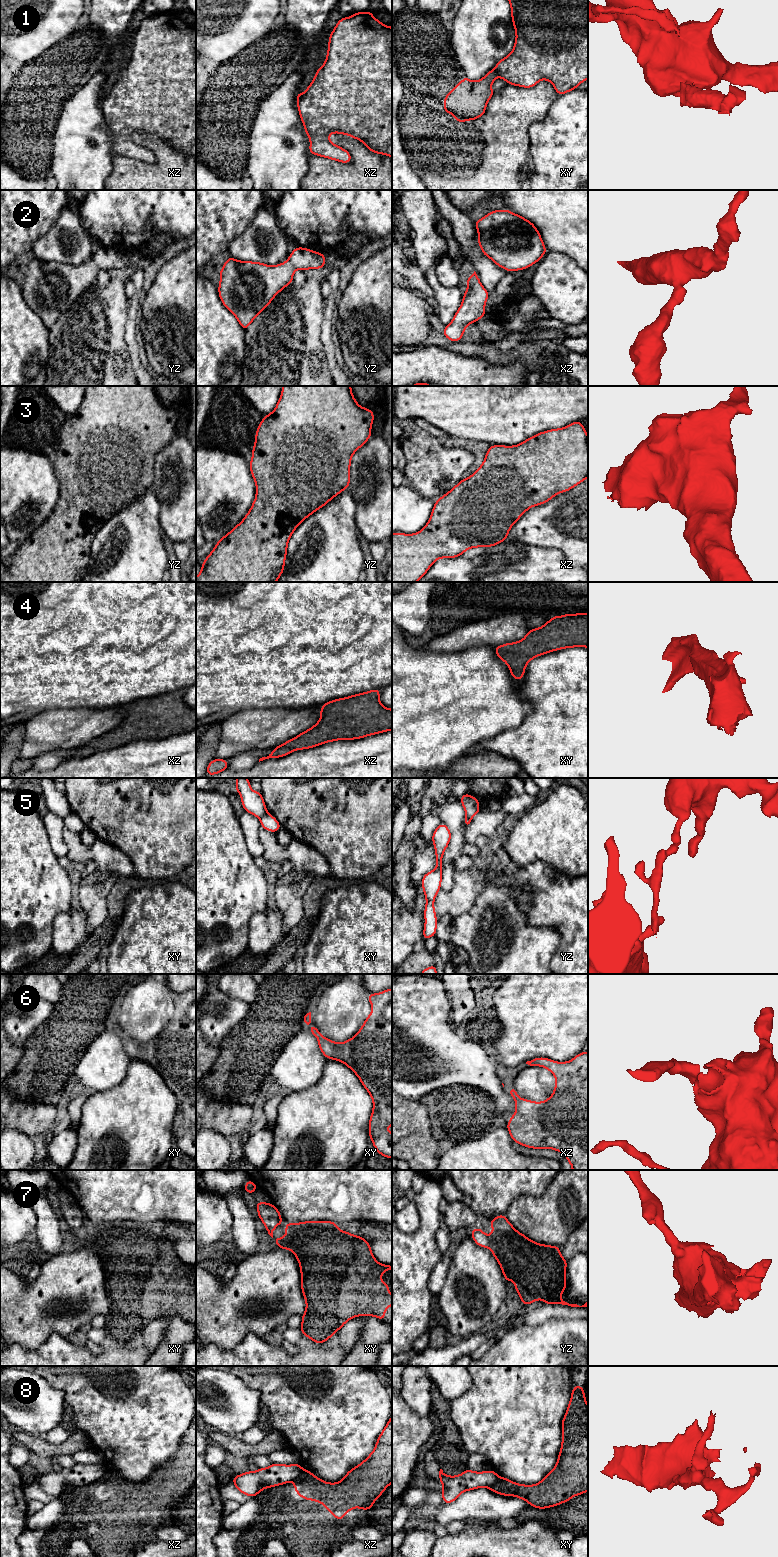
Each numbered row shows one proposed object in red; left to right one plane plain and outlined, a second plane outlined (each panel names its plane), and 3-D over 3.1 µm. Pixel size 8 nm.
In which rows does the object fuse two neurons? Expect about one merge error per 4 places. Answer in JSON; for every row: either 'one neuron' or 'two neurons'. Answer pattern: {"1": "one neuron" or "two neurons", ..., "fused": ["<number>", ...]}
{"1": "two neurons", "2": "one neuron", "3": "one neuron", "4": "one neuron", "5": "two neurons", "6": "one neuron", "7": "two neurons", "8": "two neurons", "fused": ["1", "5", "7", "8"]}

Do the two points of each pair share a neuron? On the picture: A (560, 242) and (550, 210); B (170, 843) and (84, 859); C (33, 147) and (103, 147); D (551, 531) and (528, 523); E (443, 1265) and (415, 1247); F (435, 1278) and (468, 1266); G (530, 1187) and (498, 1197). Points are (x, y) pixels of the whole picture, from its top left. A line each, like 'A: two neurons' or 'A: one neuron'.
A: one neuron
B: two neurons
C: two neurons
D: one neuron
E: two neurons
F: two neurons
G: one neuron

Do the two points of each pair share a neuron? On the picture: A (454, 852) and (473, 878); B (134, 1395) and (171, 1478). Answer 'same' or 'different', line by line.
A: different
B: different

